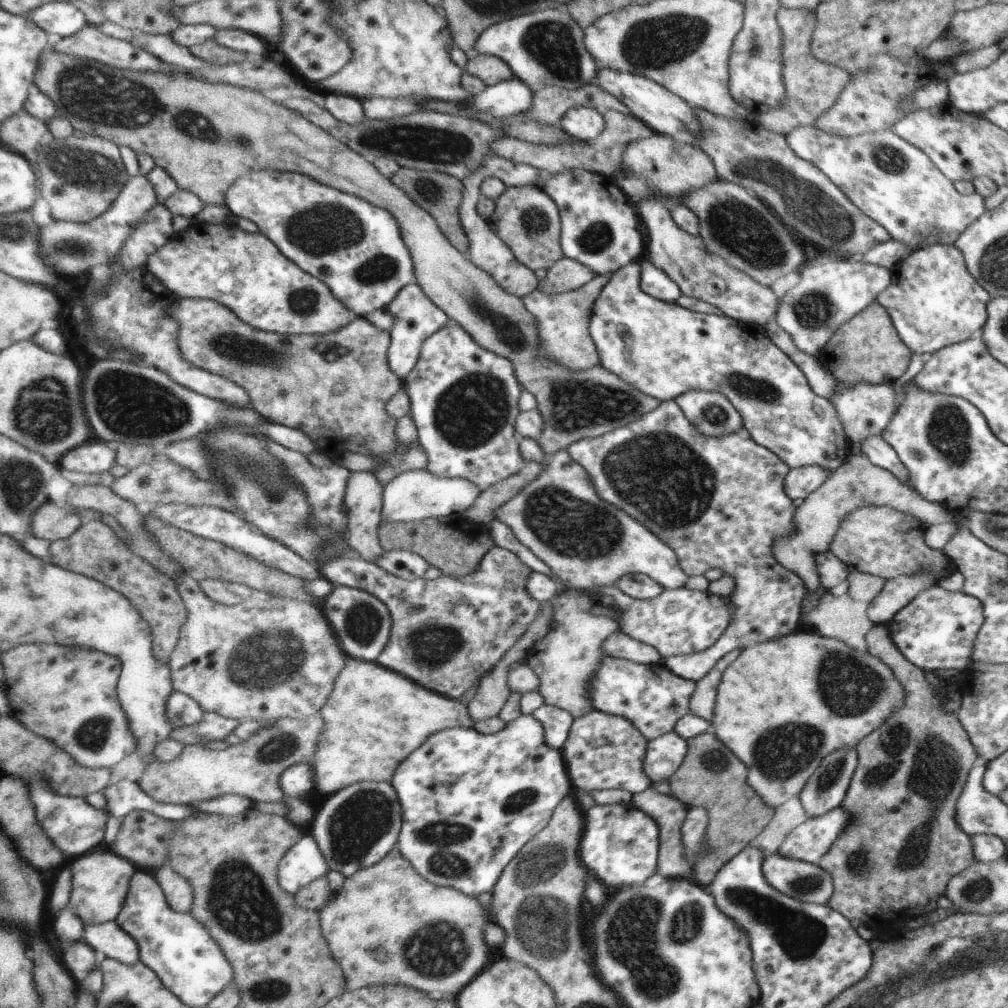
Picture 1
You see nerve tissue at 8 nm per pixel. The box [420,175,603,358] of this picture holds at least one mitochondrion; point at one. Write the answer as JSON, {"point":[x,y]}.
{"point":[508,331]}

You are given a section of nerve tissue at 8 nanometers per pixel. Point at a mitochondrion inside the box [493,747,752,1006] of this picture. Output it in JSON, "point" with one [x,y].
{"point":[639,937]}

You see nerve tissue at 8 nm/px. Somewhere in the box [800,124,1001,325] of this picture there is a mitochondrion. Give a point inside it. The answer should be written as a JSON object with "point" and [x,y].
{"point":[889,159]}

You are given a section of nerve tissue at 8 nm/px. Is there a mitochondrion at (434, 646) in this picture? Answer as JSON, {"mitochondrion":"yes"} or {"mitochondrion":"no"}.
{"mitochondrion":"yes"}

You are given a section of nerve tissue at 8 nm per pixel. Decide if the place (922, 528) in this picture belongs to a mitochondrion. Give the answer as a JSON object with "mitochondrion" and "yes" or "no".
{"mitochondrion":"no"}

